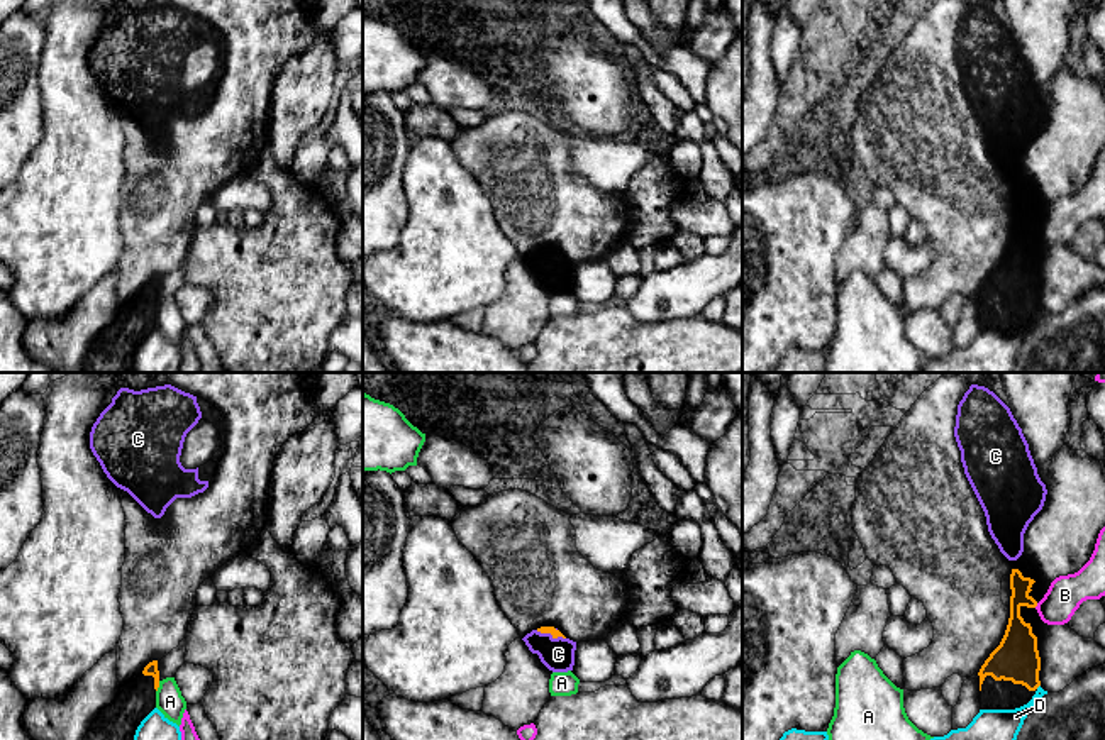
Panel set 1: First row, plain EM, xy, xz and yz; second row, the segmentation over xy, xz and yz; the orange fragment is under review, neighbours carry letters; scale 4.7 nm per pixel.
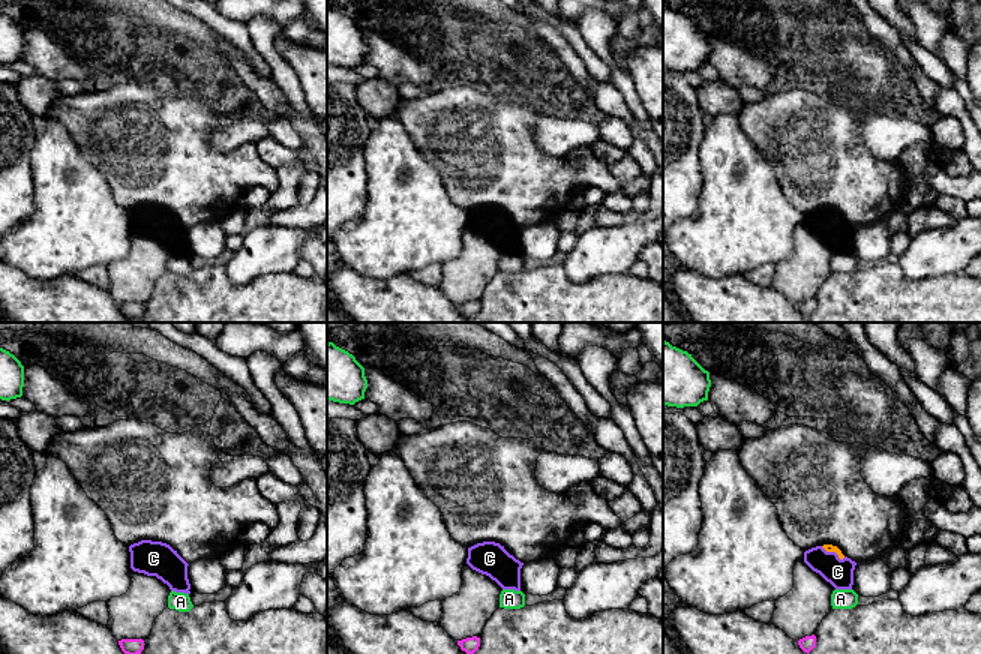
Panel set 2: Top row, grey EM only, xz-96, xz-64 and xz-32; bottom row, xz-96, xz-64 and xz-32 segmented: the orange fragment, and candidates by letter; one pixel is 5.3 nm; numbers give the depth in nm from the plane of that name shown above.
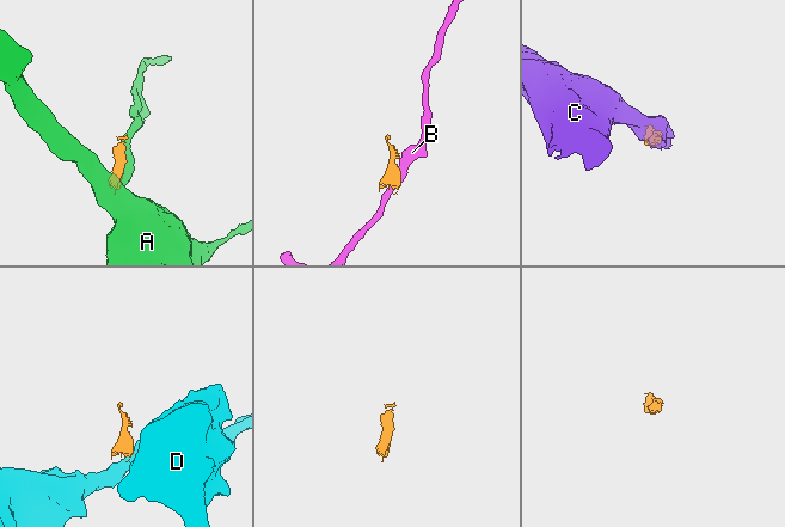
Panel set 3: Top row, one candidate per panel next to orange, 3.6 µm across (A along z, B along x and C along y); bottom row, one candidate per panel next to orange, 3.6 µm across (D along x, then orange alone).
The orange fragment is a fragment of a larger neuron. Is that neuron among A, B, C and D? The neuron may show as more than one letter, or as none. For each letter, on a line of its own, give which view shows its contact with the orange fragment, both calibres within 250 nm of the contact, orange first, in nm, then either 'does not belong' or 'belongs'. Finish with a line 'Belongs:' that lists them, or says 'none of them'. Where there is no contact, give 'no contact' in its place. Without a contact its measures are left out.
A: xy | 60/130 nm | does not belong
B: yz | 200/170 nm | does not belong
C: xz | 40/160 nm | belongs
D: yz | 220/160 nm | does not belong
Belongs: C

